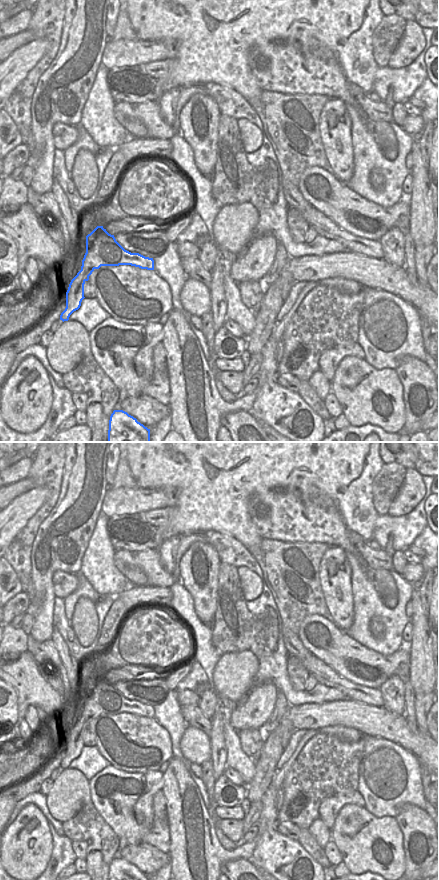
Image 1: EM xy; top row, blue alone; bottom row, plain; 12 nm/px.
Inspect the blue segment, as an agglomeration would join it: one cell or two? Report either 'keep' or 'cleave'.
keep

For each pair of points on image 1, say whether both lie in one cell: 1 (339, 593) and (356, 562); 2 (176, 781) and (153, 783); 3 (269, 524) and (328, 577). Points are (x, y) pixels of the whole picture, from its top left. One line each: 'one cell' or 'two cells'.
1: two cells
2: two cells
3: two cells

